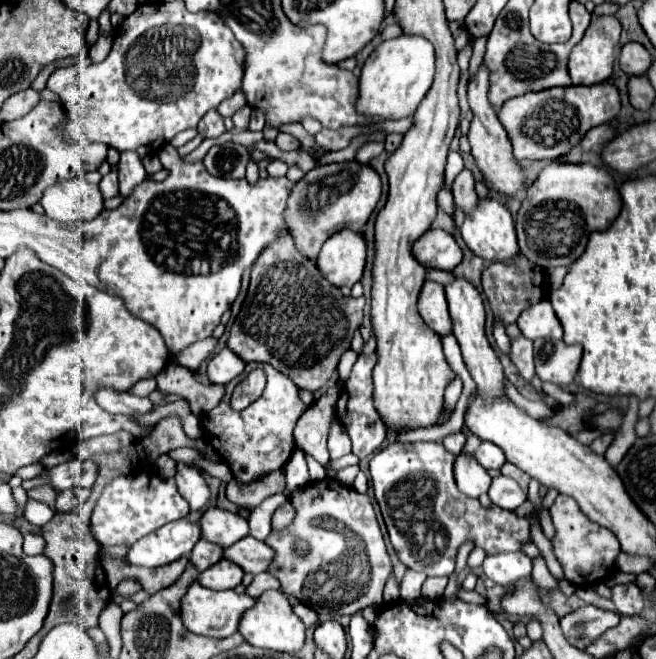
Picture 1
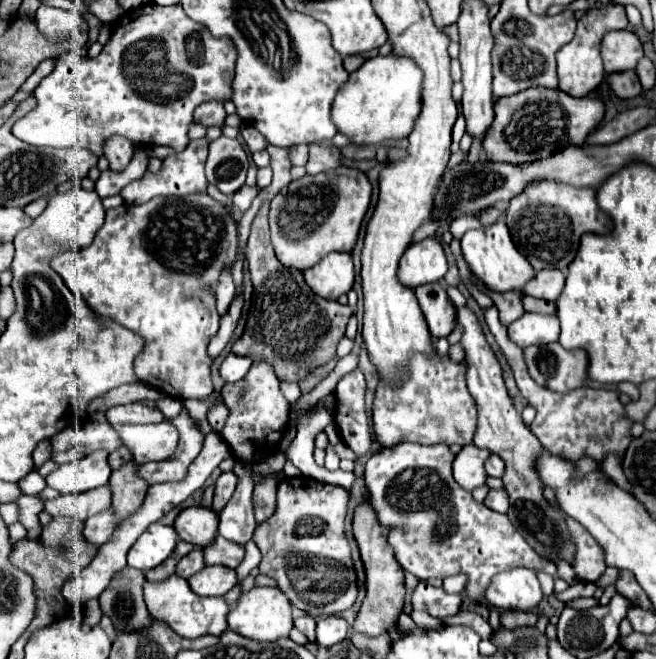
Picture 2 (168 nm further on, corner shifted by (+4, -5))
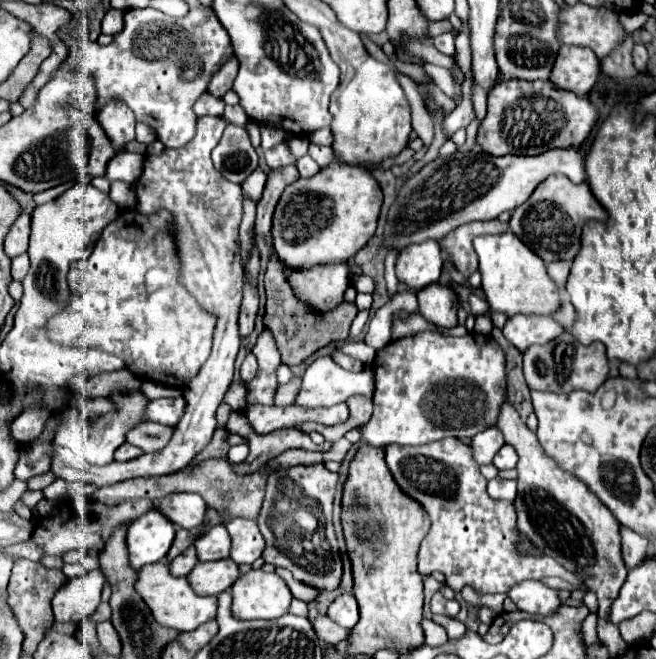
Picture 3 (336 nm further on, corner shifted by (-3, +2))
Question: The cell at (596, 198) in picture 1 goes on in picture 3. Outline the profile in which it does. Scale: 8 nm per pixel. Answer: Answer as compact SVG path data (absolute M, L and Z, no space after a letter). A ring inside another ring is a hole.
M550 176L532 192L532 196L512 212L510 230L544 262L572 262L580 250L580 232L586 220L604 222L608 212L594 198L588 182L574 184L566 176Z

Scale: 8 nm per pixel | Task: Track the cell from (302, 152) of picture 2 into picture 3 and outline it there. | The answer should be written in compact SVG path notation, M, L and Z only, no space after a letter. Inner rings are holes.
M312 144L310 146L310 150L308 150L308 154L320 164L320 168L324 168L324 166L330 166L332 164L332 148L328 148L328 146L318 146L318 144Z

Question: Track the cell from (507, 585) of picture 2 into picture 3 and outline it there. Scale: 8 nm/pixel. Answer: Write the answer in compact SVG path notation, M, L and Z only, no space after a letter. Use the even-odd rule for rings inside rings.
M526 580L522 584L516 584L514 588L510 588L508 596L514 600L518 610L528 614L552 616L562 606L558 592L538 580Z

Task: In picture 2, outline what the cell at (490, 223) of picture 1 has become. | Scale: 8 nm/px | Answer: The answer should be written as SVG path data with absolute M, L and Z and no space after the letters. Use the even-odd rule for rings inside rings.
M503 219L495 221L493 225L481 227L481 229L471 229L461 237L461 251L465 261L469 263L471 271L493 291L509 291L509 289L517 289L523 291L523 285L527 283L527 279L531 279L531 275L535 275L533 267L527 263L527 259L523 259L523 255L515 249L511 235L507 231L507 225Z

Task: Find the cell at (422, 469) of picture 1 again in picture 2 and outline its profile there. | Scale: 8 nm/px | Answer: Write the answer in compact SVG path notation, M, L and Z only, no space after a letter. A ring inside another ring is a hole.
M401 443L395 447L381 449L367 461L365 485L369 493L369 503L375 509L379 523L389 529L387 539L395 551L399 565L423 581L429 577L445 579L457 573L467 573L469 583L465 587L465 593L471 599L479 599L485 593L487 583L491 583L491 575L497 575L499 571L527 567L533 571L547 571L555 575L555 565L551 561L543 561L531 549L523 535L519 535L519 531L511 525L507 515L499 515L483 503L477 503L469 491L463 491L455 483L451 475L453 459L455 455L449 451L447 445Z

